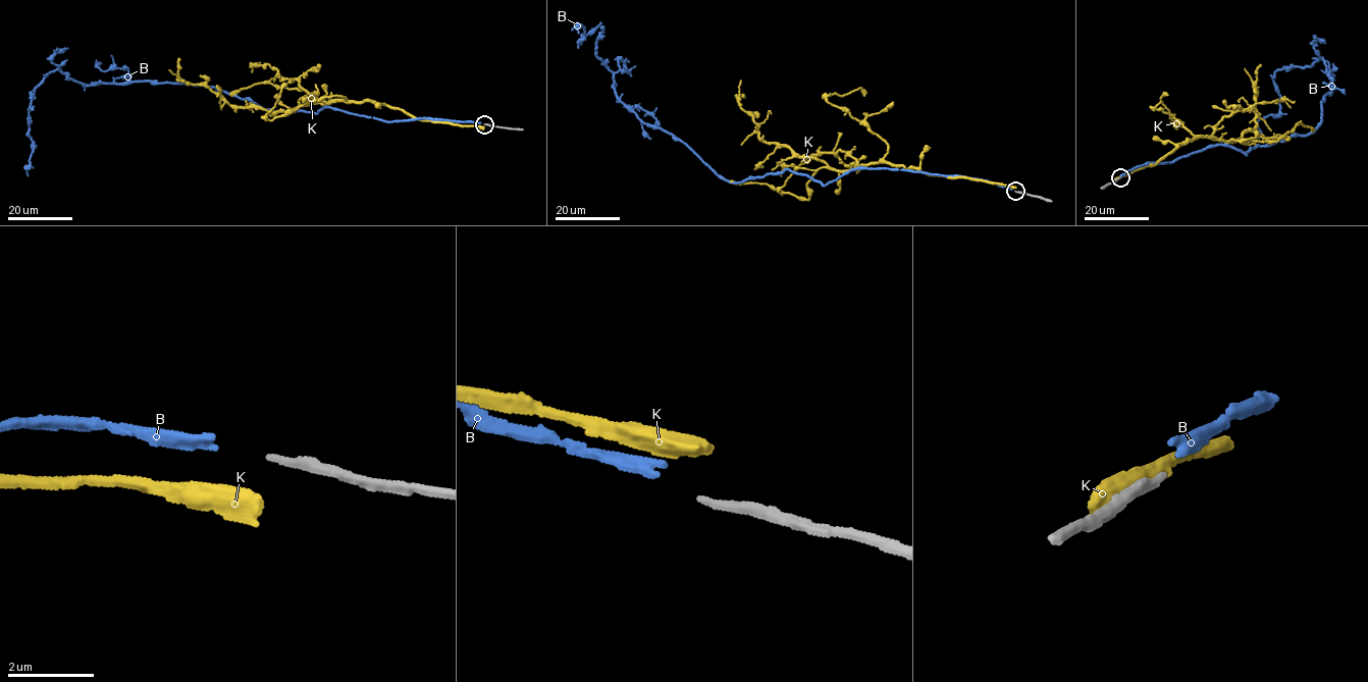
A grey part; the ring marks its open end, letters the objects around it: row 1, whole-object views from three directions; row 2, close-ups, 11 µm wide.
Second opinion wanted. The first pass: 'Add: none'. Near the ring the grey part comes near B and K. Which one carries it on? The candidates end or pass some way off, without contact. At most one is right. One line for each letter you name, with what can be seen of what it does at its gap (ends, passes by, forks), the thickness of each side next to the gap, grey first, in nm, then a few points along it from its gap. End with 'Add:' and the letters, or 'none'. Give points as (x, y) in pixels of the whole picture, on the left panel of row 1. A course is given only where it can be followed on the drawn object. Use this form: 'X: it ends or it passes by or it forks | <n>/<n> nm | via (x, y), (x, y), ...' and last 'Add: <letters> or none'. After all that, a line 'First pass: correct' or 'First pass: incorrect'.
Add: none
First pass: correct

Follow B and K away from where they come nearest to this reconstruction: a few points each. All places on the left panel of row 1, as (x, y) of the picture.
B: (480, 123), (389, 121), (324, 106), (274, 112), (212, 87), (88, 85), (54, 70), (29, 93), (28, 175)
K: (482, 126), (414, 118), (363, 100), (312, 102), (293, 111), (232, 105), (204, 86), (179, 77), (179, 58)

